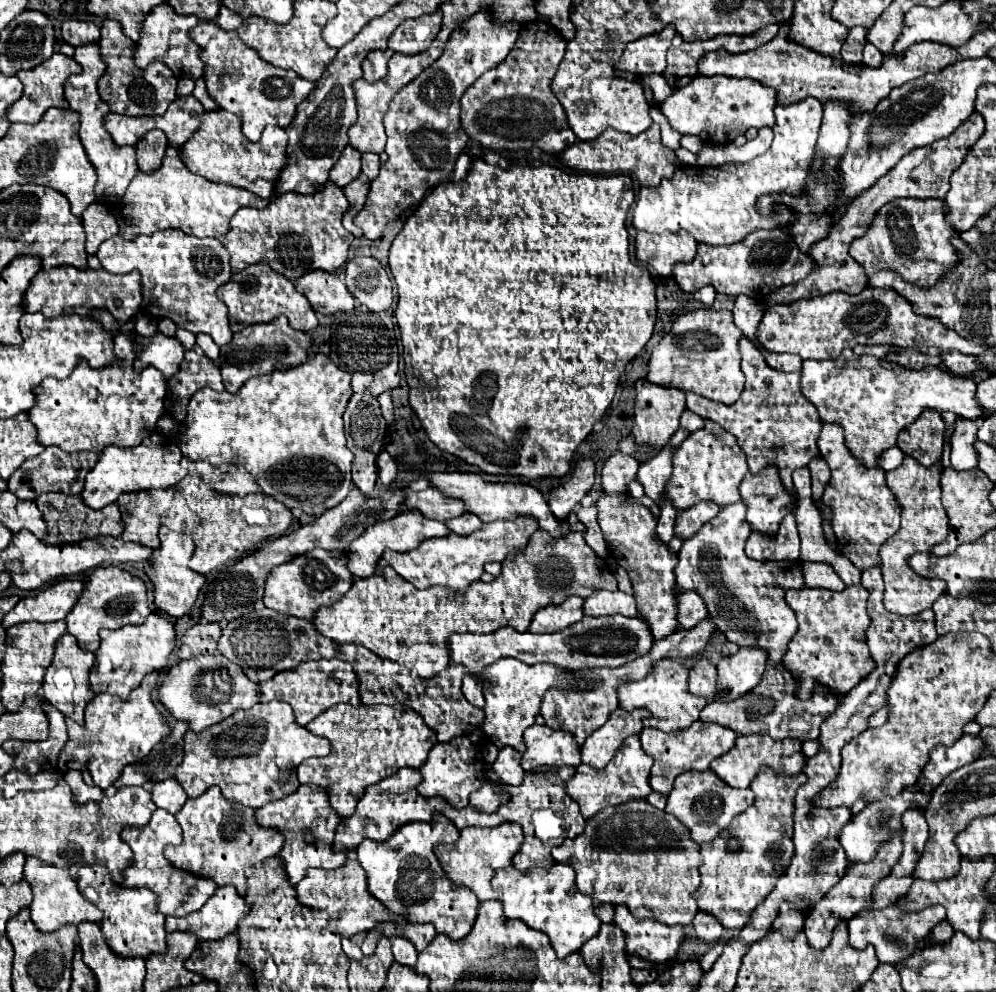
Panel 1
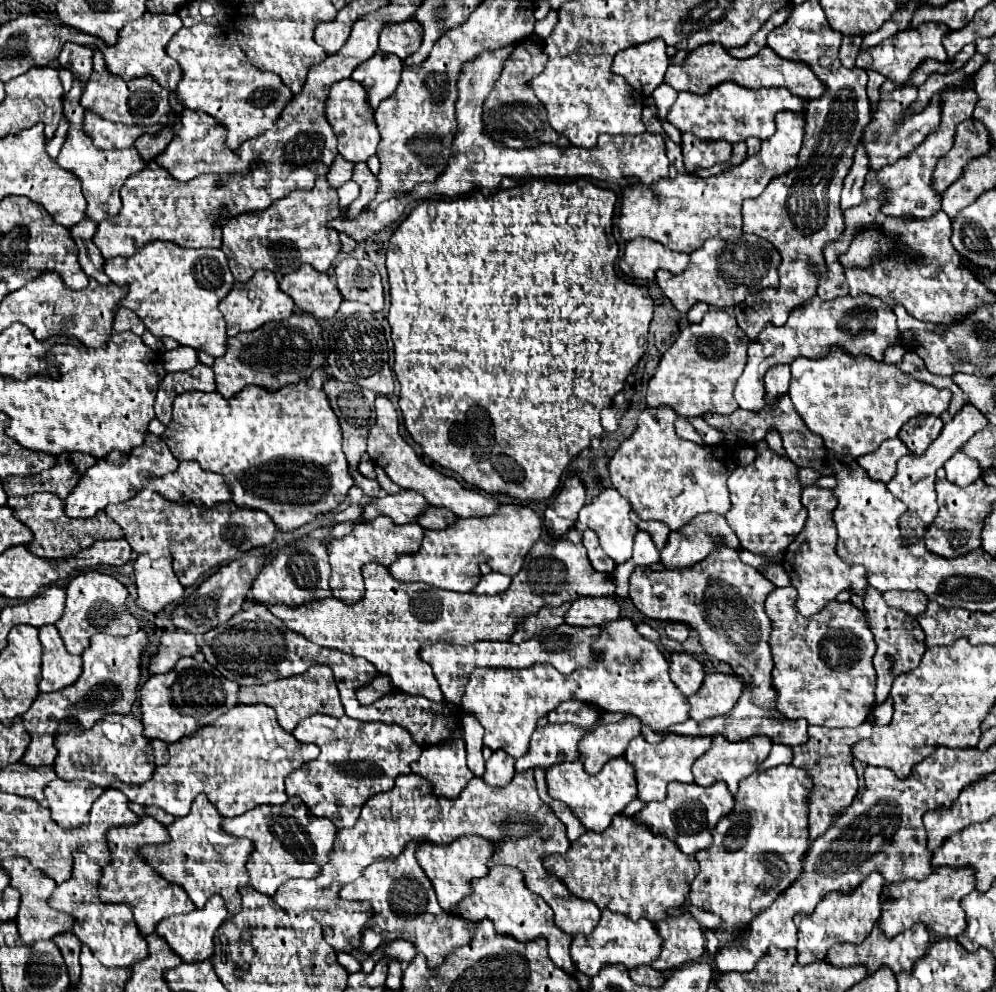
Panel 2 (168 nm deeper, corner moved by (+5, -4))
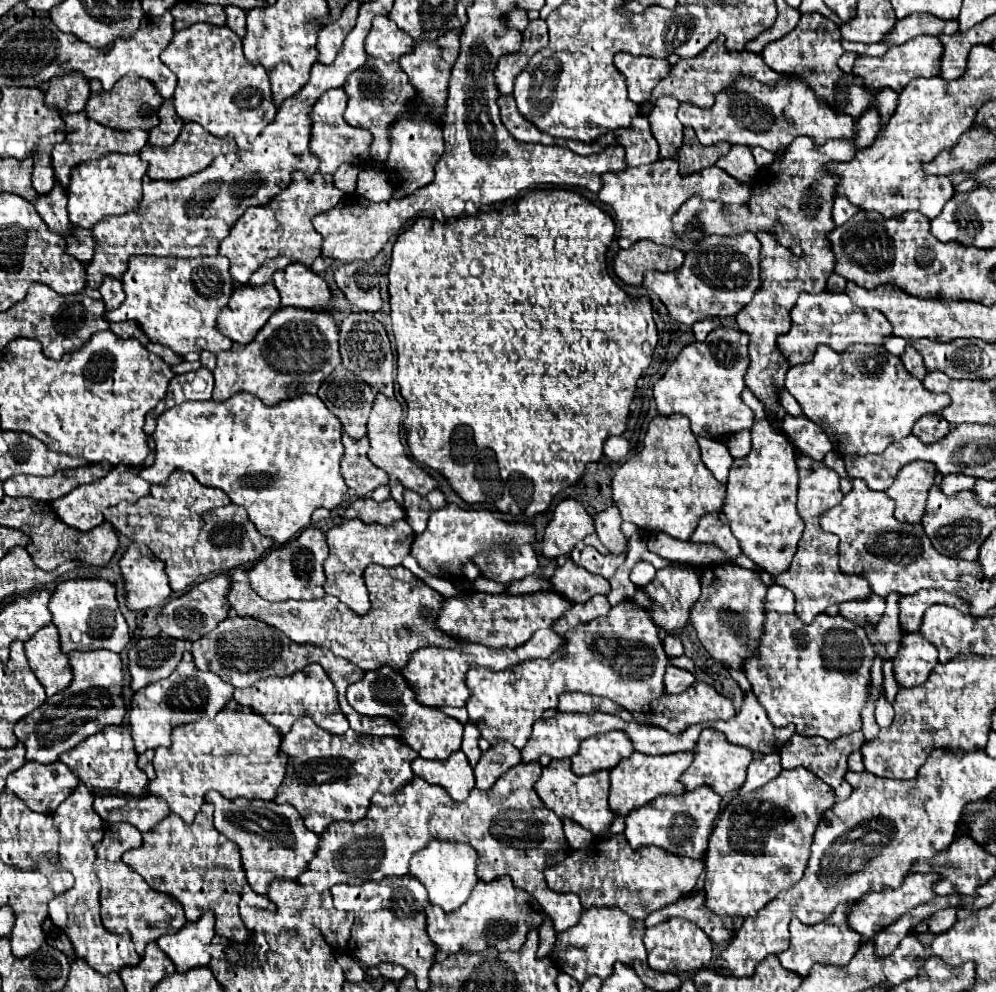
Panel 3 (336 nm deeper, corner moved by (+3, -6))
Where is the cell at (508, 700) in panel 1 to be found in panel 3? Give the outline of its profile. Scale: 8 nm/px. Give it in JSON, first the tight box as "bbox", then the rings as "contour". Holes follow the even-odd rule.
{"bbox":[467,602,669,750],"contour":[[[619,602],[619,606],[613,606],[603,618],[569,630],[563,640],[565,644],[555,650],[551,658],[519,662],[519,666],[499,672],[473,668],[467,674],[467,686],[471,688],[471,698],[467,702],[469,720],[491,746],[505,740],[521,750],[527,738],[531,738],[531,726],[545,710],[557,706],[557,698],[563,692],[609,698],[633,716],[645,714],[649,702],[665,694],[663,674],[669,660],[663,652],[657,626],[649,612],[637,602]]]}

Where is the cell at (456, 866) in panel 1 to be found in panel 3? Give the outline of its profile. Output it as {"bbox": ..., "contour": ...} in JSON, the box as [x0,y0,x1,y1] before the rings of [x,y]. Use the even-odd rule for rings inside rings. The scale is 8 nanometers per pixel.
{"bbox":[409,842,479,912],"contour":[[[429,842],[423,850],[419,850],[411,862],[409,862],[409,876],[417,878],[429,894],[429,902],[435,906],[441,906],[445,912],[451,912],[459,908],[479,882],[475,874],[477,866],[477,854],[471,846],[459,844],[459,842]]]}

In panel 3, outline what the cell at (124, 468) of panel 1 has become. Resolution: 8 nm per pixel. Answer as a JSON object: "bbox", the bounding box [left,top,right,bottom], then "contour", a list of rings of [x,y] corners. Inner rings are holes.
{"bbox":[49,482,113,532],"contour":[[[91,482],[87,486],[77,486],[75,490],[71,490],[71,494],[53,500],[49,506],[63,524],[87,532],[103,522],[101,510],[107,504],[113,504],[99,498],[103,498],[103,490],[99,490],[99,482]]]}

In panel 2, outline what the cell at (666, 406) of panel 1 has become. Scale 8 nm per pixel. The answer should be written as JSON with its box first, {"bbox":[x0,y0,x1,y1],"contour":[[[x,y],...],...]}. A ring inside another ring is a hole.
{"bbox":[609,406,737,530],"contour":[[[668,406],[644,409],[635,432],[619,446],[609,464],[613,488],[631,502],[639,518],[665,522],[671,530],[683,528],[703,512],[729,512],[727,478],[737,468],[721,446],[703,446],[679,438],[674,426],[677,418]]]}

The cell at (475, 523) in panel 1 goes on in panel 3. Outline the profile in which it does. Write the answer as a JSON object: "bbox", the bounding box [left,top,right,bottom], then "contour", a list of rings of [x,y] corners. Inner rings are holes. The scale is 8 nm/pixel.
{"bbox":[403,490,433,534],"contour":[[[405,490],[405,502],[403,502],[403,510],[407,514],[407,522],[409,526],[415,530],[415,534],[421,534],[427,526],[427,518],[433,510],[433,504],[429,502],[427,496],[419,496],[411,490]]]}

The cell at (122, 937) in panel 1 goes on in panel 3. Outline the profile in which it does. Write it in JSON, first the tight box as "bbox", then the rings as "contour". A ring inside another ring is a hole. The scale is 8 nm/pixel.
{"bbox":[49,784,141,974],"contour":[[[79,784],[73,790],[73,794],[65,802],[61,802],[53,814],[55,826],[61,834],[57,858],[59,858],[59,864],[75,876],[75,886],[71,890],[55,896],[49,902],[49,916],[51,916],[53,924],[69,936],[73,950],[79,958],[83,958],[91,968],[99,970],[99,974],[111,974],[111,972],[119,972],[123,966],[137,964],[141,958],[135,952],[129,936],[109,934],[101,924],[99,880],[95,876],[93,862],[95,862],[95,846],[103,838],[103,822],[93,810],[93,798],[95,798],[95,794],[87,786]]]}

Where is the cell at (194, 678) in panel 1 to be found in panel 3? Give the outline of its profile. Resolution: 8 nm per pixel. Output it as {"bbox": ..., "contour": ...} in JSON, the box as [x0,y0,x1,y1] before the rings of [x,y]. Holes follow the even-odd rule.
{"bbox":[127,662,233,754],"contour":[[[179,662],[179,666],[169,678],[147,684],[131,698],[127,722],[135,744],[135,752],[143,754],[149,748],[155,750],[159,746],[171,746],[171,730],[175,726],[195,720],[197,714],[215,718],[217,712],[231,700],[231,696],[233,696],[233,686],[221,682],[219,676],[197,670],[193,662]]]}

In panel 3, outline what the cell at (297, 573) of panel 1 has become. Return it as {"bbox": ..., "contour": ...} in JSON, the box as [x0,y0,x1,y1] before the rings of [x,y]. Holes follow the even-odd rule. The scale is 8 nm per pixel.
{"bbox":[249,526,329,602],"contour":[[[309,526],[307,530],[303,530],[295,540],[275,548],[273,552],[269,552],[267,556],[263,556],[253,568],[249,568],[249,582],[251,588],[265,600],[271,602],[283,602],[283,600],[315,600],[315,598],[323,598],[325,590],[323,590],[323,582],[325,582],[325,574],[323,574],[323,560],[327,558],[329,548],[327,548],[327,540],[325,534],[315,528]]]}

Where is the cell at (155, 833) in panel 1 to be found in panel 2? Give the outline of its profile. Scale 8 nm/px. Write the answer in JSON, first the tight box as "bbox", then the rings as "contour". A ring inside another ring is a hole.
{"bbox":[99,816,195,934],"contour":[[[143,816],[139,824],[133,826],[119,826],[107,832],[107,842],[111,848],[111,864],[103,868],[103,876],[99,880],[99,898],[101,902],[125,902],[133,906],[135,922],[141,930],[141,934],[153,934],[159,920],[173,916],[173,914],[189,914],[195,910],[191,904],[187,892],[177,886],[169,884],[165,878],[161,878],[153,868],[149,868],[149,862],[139,854],[139,850],[147,844],[163,844],[169,840],[167,826],[161,826],[153,816]]]}

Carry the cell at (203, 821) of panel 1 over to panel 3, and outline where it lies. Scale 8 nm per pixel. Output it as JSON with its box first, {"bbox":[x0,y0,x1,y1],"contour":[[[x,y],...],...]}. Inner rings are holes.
{"bbox":[123,804,253,944],"contour":[[[203,804],[193,824],[185,824],[177,814],[169,814],[163,822],[159,822],[155,828],[143,834],[141,848],[135,848],[123,854],[123,862],[131,866],[137,874],[141,874],[155,892],[163,892],[173,900],[177,900],[185,910],[187,922],[197,922],[205,910],[213,910],[217,920],[215,924],[217,936],[223,936],[237,944],[247,942],[251,938],[251,932],[243,924],[237,906],[239,906],[239,900],[245,896],[245,892],[249,892],[251,896],[253,892],[245,884],[247,880],[239,862],[239,848],[229,838],[223,838],[223,834],[219,834],[213,826],[213,804]]]}

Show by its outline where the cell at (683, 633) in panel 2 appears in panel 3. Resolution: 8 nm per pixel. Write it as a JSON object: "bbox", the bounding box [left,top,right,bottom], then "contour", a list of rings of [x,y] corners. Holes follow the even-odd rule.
{"bbox":[663,634,683,658],"contour":[[[667,634],[663,638],[663,650],[667,654],[667,658],[675,658],[675,656],[681,656],[683,654],[683,644],[681,644],[681,638],[677,634]]]}

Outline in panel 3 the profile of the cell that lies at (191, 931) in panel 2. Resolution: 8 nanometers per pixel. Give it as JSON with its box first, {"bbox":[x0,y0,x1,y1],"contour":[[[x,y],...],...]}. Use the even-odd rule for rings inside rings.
{"bbox":[157,912,215,972],"contour":[[[207,912],[203,914],[203,918],[199,918],[199,922],[185,924],[177,934],[165,934],[163,938],[157,940],[157,944],[175,964],[177,972],[187,972],[191,968],[207,966],[211,958],[207,946],[215,936],[213,926],[215,926],[215,916]]]}

